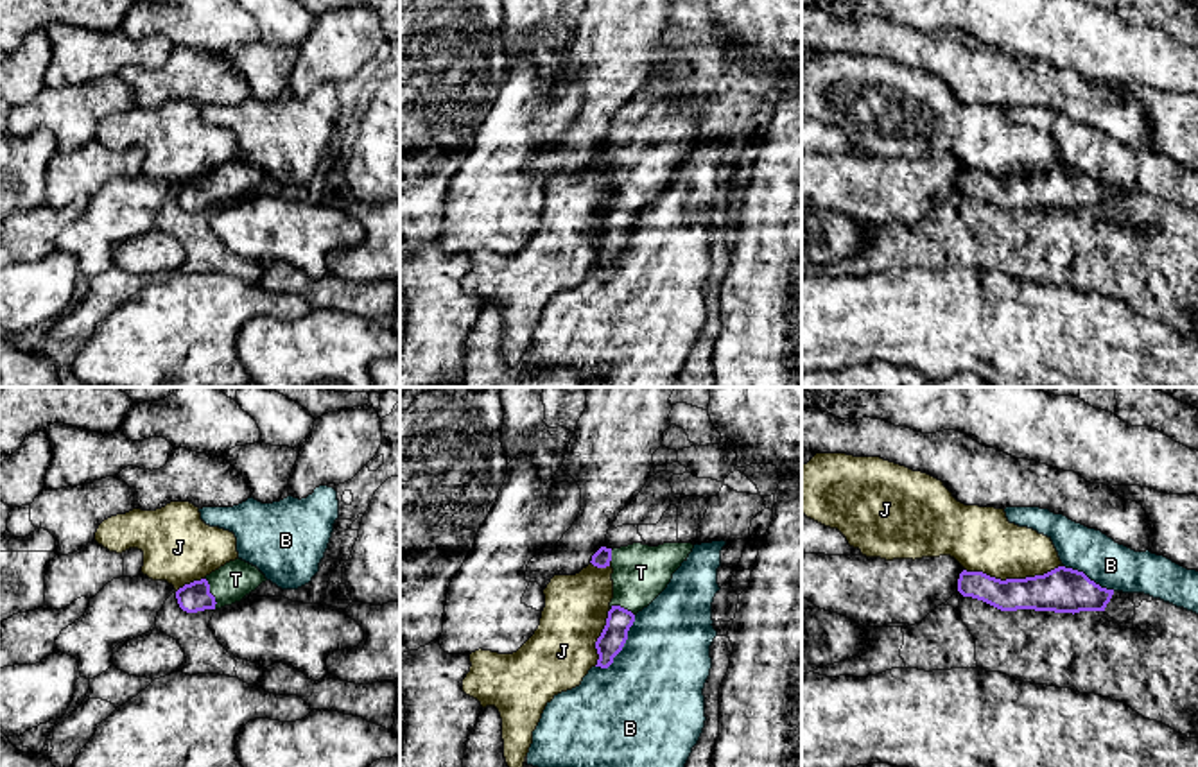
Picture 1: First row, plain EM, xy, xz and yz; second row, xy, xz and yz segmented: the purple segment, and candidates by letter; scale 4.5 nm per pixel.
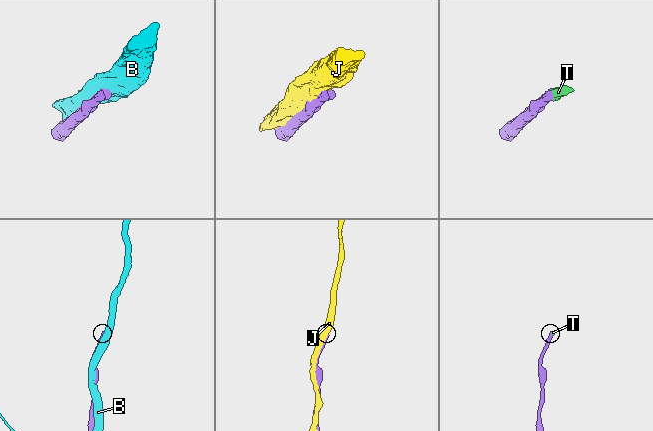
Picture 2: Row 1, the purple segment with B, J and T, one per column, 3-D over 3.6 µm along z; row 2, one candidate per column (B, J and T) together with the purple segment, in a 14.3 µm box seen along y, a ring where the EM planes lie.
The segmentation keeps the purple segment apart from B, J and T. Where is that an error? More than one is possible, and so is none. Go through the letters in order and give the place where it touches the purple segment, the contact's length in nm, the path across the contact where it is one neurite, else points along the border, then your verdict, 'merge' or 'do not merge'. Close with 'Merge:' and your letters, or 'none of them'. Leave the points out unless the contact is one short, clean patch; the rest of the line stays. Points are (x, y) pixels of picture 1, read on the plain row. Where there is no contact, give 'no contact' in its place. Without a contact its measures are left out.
B: contact xz (623, 244); length 300 nm; do not merge
J: contact yz (1014, 178); length 440 nm; do not merge
T: contact xy (210, 192); length 150 nm; way xy (192, 196), (210, 192), (235, 178); merge
Merge: T

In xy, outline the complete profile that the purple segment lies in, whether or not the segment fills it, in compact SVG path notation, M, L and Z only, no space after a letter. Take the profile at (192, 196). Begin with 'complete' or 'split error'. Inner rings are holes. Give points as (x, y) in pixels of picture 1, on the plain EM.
split error | M235 158L201 179L185 183L176 190L178 203L187 211L221 208L246 197L265 174L253 163Z

